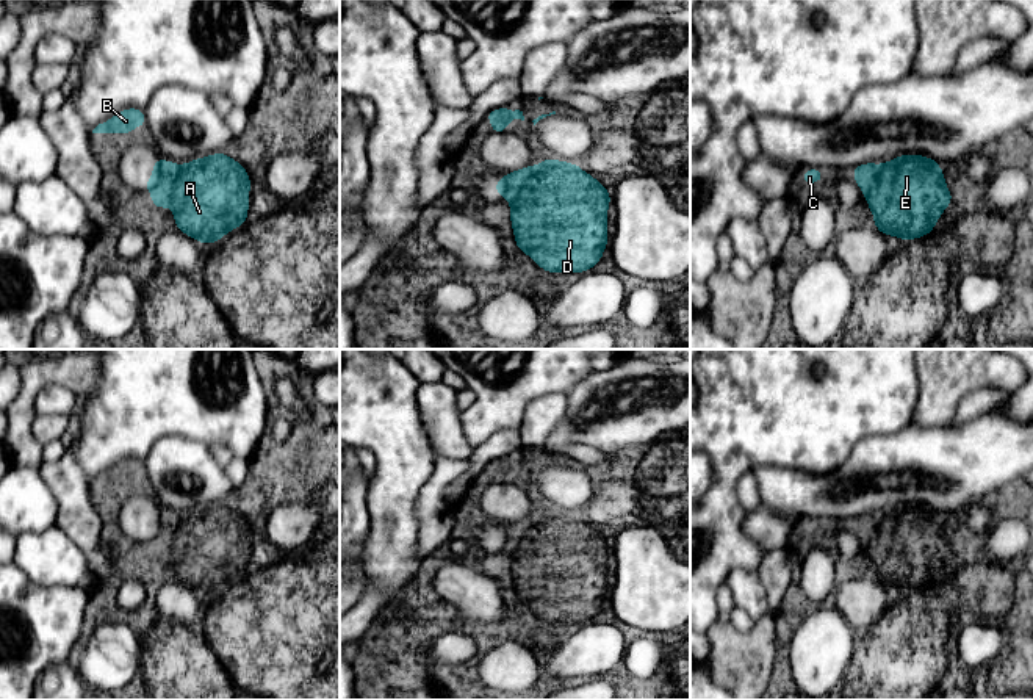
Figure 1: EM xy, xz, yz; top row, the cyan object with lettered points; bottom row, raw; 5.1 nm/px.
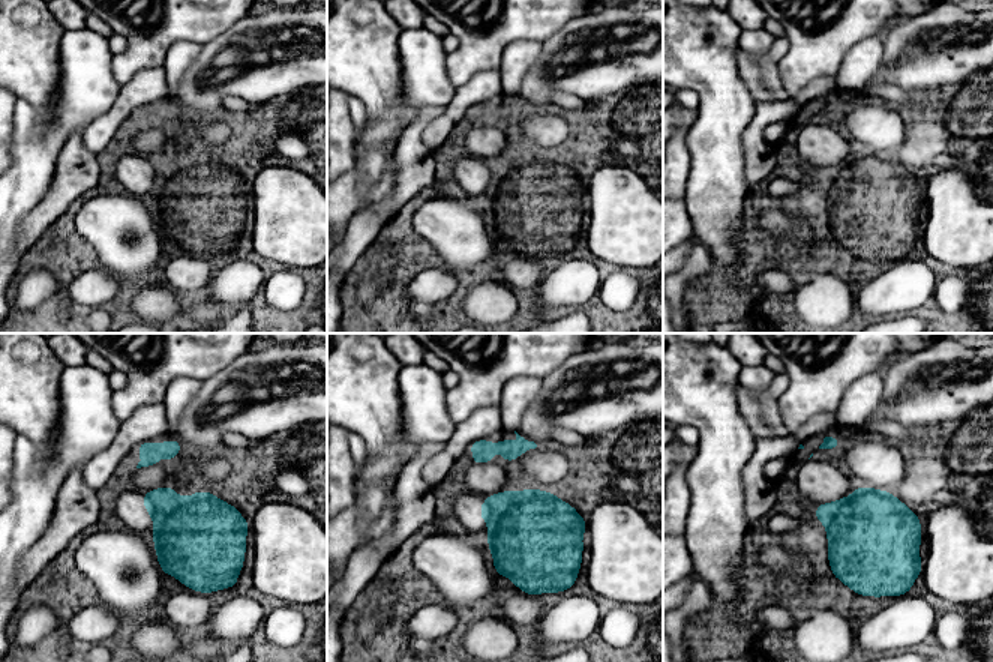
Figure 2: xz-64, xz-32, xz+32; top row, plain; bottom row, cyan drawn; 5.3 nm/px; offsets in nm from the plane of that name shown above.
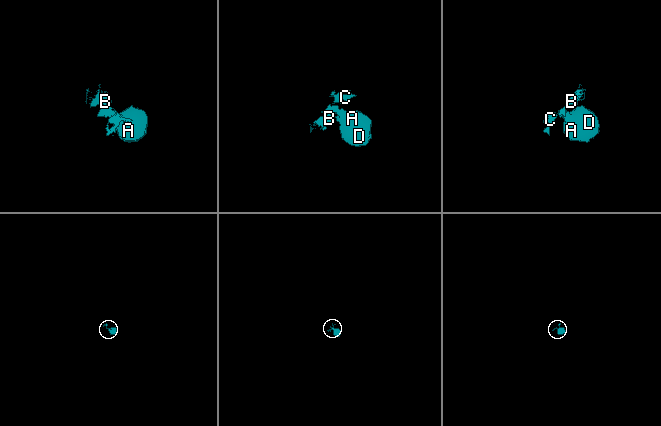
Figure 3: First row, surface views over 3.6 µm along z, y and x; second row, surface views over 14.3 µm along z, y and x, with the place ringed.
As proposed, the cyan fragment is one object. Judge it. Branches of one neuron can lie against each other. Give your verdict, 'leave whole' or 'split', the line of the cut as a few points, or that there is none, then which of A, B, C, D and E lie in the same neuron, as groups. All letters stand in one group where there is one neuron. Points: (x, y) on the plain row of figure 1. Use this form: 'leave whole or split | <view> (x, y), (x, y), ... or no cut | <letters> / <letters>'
leave whole | no cut | A B C D E

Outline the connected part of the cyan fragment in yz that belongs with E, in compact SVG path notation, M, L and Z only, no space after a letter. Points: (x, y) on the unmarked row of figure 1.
M898 506L883 515L864 514L850 523L875 570L875 579L905 592L934 581L950 556L941 515L923 506Z

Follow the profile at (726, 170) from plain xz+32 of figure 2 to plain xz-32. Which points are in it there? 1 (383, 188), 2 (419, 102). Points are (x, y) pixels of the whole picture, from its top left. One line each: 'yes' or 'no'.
1: yes
2: no

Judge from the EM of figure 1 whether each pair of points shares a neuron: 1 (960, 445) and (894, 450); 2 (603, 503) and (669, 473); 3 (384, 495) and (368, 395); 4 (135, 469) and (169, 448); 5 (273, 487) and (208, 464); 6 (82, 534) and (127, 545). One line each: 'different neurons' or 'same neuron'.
1: same neuron
2: same neuron
3: same neuron
4: different neurons
5: different neurons
6: different neurons

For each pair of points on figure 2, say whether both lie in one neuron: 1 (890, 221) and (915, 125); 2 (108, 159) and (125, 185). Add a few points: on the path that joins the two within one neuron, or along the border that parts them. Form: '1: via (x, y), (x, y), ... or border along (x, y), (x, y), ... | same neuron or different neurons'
1: via (890, 197), (890, 183), (915, 158), (915, 149) | same neuron
2: via (111, 165), (111, 171), (119, 179) | same neuron

